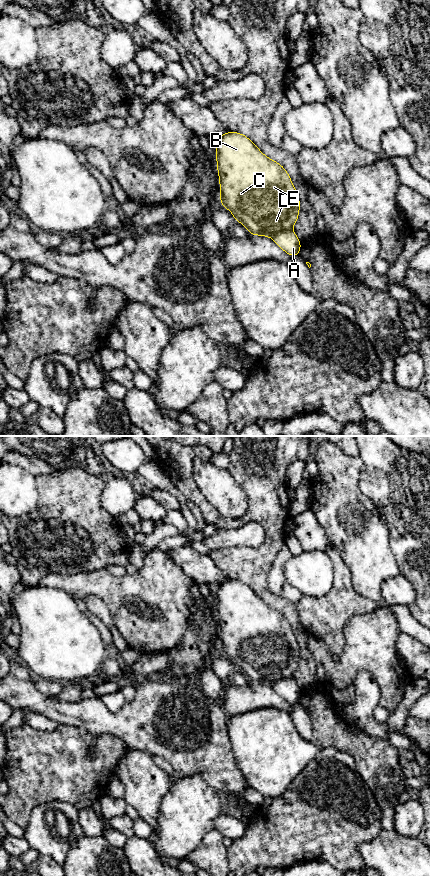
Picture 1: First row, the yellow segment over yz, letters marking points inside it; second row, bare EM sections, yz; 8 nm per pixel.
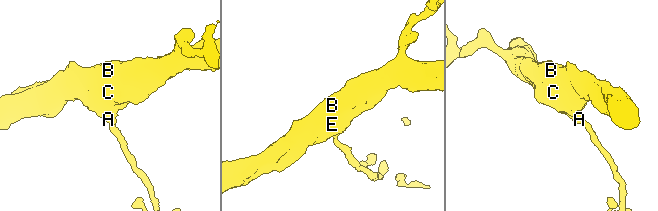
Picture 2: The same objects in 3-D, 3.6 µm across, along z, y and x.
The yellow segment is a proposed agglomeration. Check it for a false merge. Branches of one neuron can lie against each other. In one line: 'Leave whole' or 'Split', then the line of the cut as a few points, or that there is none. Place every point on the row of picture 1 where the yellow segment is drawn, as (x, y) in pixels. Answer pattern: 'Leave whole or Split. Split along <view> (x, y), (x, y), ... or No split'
Split. Split along yz (290, 229), (282, 229), (271, 237)

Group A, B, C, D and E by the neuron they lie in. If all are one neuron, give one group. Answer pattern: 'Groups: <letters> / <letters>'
Groups: A / B C D E

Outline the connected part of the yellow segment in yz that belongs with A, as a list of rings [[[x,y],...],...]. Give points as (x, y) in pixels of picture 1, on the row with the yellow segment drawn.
[[[282,230],[272,237],[273,241],[289,256],[300,255],[301,240],[292,230]]]

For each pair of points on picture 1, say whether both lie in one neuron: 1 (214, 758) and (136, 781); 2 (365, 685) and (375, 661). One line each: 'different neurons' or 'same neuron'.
1: different neurons
2: different neurons

